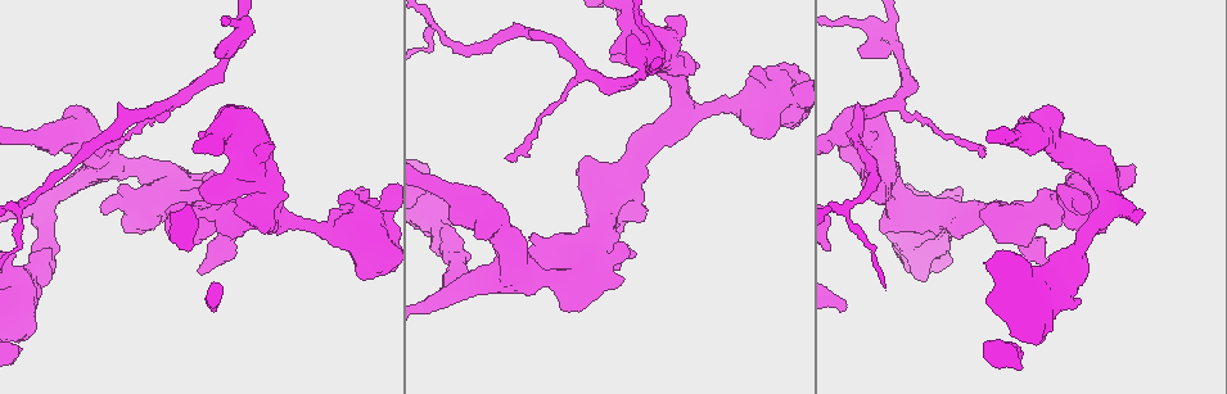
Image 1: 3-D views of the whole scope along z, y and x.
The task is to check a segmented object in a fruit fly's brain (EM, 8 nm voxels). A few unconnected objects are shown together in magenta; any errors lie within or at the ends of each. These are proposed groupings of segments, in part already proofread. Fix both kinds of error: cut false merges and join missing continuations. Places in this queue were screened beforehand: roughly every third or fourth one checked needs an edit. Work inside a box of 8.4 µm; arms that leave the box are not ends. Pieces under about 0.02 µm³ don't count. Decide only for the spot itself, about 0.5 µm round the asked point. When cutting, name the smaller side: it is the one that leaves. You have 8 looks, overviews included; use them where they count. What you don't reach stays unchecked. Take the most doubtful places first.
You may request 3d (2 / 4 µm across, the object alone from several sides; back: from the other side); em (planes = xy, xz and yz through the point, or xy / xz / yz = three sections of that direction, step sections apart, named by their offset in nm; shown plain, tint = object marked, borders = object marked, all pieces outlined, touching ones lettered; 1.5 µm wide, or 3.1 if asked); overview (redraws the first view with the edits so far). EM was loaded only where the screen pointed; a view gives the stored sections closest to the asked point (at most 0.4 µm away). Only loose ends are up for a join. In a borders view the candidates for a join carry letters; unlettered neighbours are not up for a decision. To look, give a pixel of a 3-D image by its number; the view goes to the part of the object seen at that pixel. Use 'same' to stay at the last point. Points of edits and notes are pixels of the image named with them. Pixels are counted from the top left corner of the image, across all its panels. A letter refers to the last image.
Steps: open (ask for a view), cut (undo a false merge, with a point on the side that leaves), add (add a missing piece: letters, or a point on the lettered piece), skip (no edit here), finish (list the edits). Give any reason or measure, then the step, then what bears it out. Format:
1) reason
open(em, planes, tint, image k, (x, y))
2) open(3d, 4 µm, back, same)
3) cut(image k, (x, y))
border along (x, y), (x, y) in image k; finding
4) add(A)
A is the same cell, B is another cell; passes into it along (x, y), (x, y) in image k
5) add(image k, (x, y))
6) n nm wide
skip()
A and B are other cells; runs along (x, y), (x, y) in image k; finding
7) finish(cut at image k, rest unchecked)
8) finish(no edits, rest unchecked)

calibre changes
open(3d, 4 µm, image 1, (257, 176))

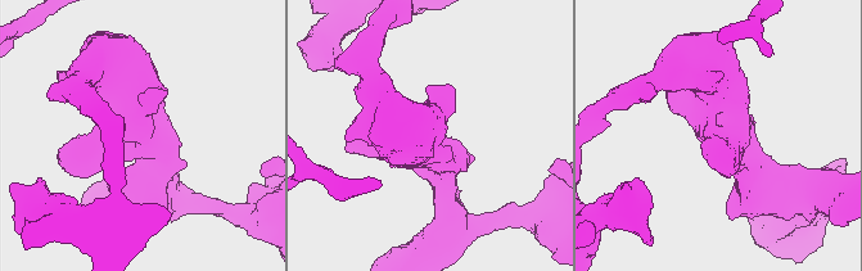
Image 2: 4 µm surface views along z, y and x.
3 arms; arms of 380, 440, 440 nm; shape alone is not enough
open(em, planes, borders, image 2, (143, 137))

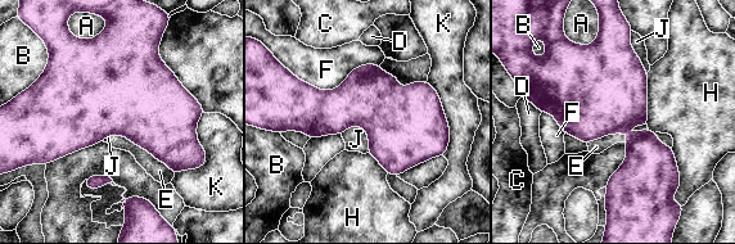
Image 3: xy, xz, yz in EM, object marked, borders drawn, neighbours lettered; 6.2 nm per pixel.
220 nm wide
skip()
A, B, C, D, E, F, H, J and K are other cells; border along (379, 63), (327, 91), (283, 64) in image 3; one neuron here

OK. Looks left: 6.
an open end
open(em, planes, borders, image 1, (980, 148))

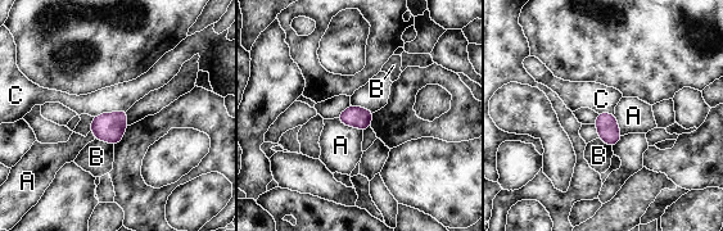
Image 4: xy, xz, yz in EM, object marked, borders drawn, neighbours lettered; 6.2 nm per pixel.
130 nm wide
skip()
A, B and C are other cells; border along (126, 109), (100, 113), (94, 117) in image 4; no lettered piece goes on from it

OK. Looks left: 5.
free end
open(em, planes, plain, image 1, (749, 75))

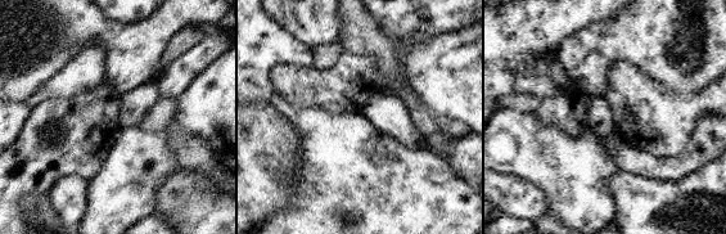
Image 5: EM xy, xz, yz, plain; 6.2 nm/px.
open(em, planes, borders, same)

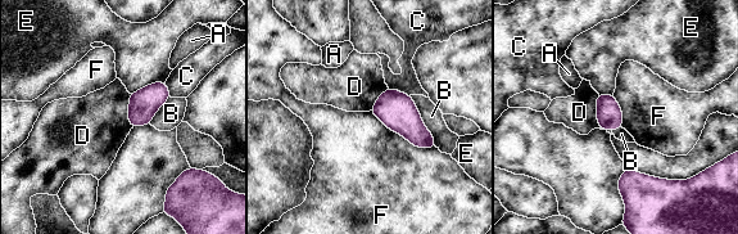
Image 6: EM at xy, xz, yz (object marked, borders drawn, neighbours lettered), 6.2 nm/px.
F touches over 480 nm
skip()
A, B, C, D, E and F are other cells; border along (370, 111), (415, 145), (435, 148) in image 6; no lettered piece goes on from it

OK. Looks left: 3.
finish(no edits, rest unchecked)

